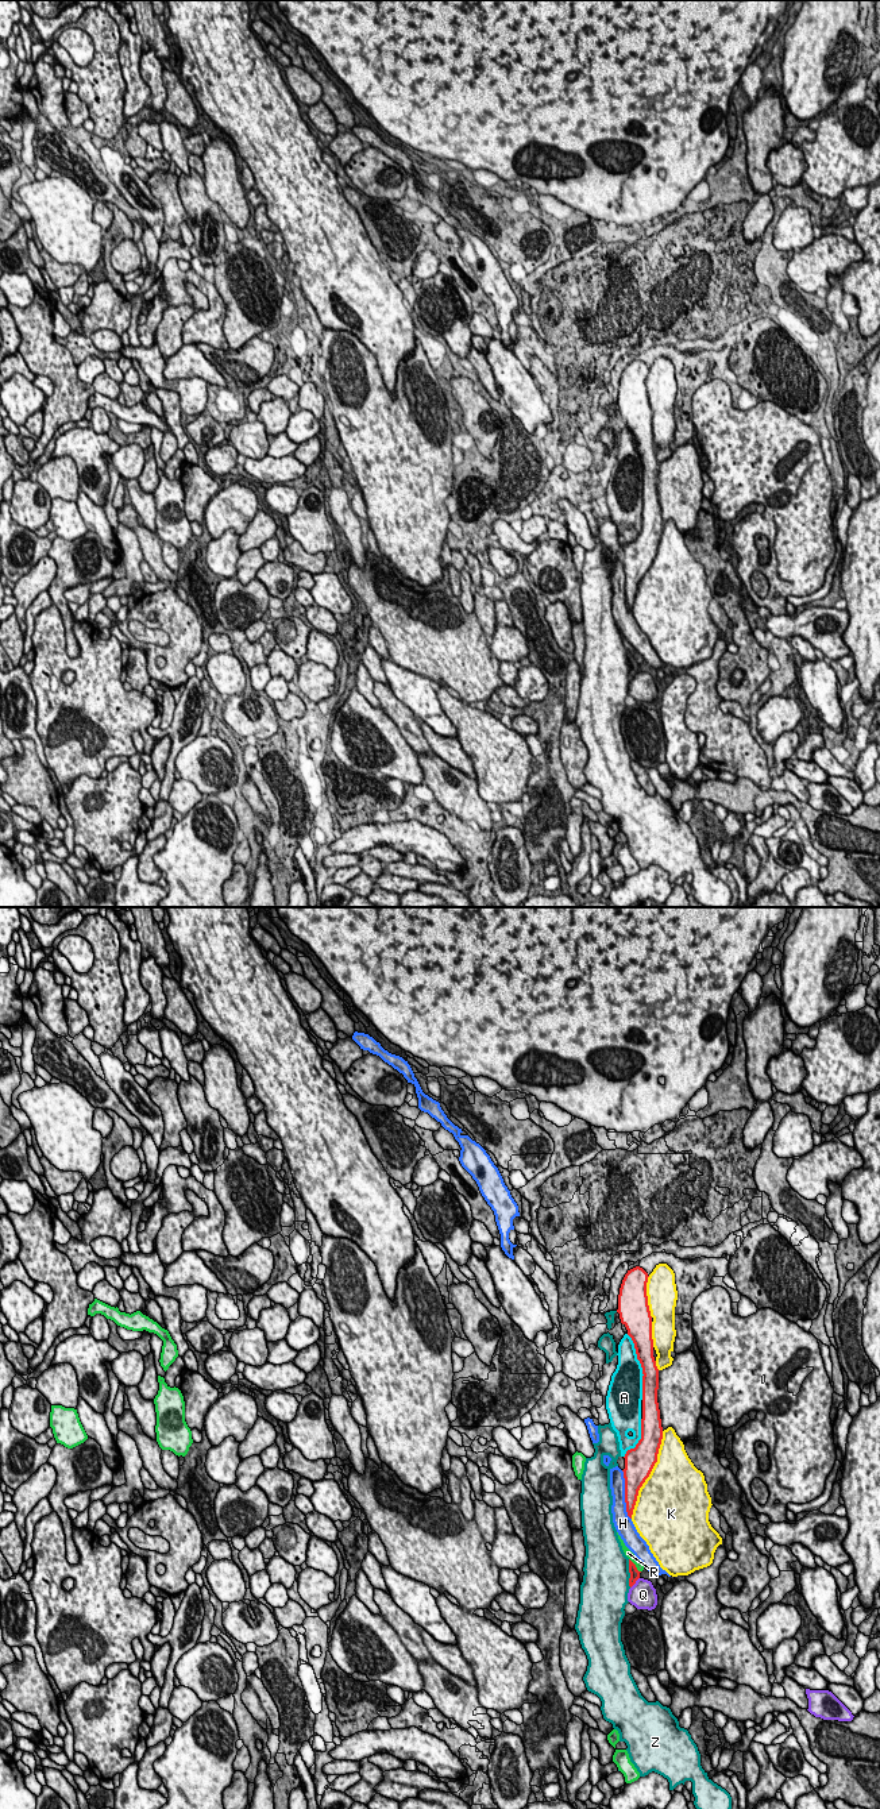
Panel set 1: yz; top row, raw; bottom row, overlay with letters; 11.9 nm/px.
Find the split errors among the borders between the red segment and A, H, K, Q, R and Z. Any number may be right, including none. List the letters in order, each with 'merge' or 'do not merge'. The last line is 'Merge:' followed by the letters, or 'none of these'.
A: do not merge
H: do not merge
K: do not merge
Q: do not merge
R: do not merge
Z: do not merge
Merge: none of these

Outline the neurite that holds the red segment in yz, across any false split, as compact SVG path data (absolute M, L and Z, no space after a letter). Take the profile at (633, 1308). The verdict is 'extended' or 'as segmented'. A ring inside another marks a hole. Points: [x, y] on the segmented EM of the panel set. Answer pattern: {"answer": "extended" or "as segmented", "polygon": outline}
{"answer": "as segmented", "polygon": "M636 1266L625 1274L620 1295L618 1310L621 1323L626 1327L642 1368L642 1419L641 1439L634 1449L625 1454L625 1503L632 1519L638 1490L649 1477L663 1439L663 1427L657 1403L659 1369L653 1357L652 1316L648 1305L648 1273Z"}

